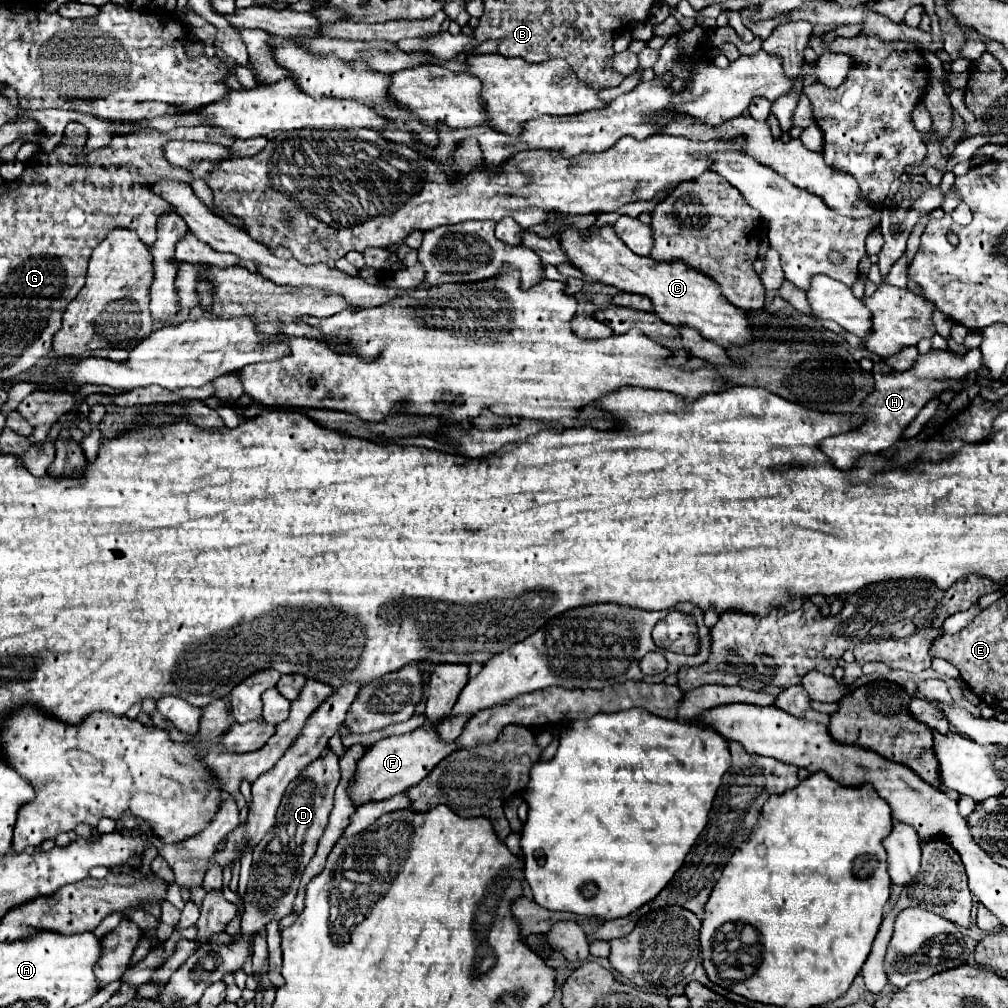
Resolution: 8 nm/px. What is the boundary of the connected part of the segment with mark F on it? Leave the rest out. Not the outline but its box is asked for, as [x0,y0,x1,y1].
[350,728,456,806]

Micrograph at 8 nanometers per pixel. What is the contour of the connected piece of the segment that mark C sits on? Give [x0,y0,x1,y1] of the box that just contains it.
[554,226,750,346]

